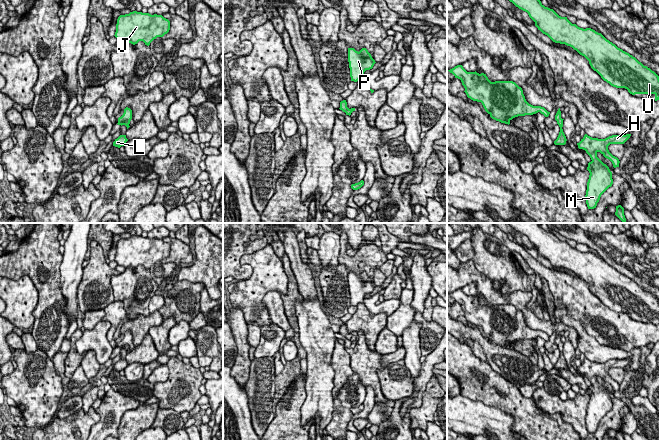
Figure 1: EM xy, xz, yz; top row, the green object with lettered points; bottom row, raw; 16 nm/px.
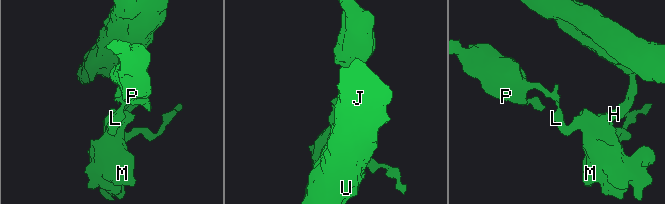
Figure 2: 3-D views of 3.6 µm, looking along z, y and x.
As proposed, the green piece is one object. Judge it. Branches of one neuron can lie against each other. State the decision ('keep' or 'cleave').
cleave

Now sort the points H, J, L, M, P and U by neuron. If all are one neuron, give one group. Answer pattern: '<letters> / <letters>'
H J L M U / P

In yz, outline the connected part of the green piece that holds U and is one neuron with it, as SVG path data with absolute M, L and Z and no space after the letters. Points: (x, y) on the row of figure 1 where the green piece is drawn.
M509 0L516 7L528 13L535 26L553 42L572 47L584 56L601 78L616 88L625 88L632 95L654 94L655 101L659 100L659 76L635 57L618 48L607 40L601 33L591 28L580 28L572 24L567 17L559 16L553 9L545 7L540 0Z

